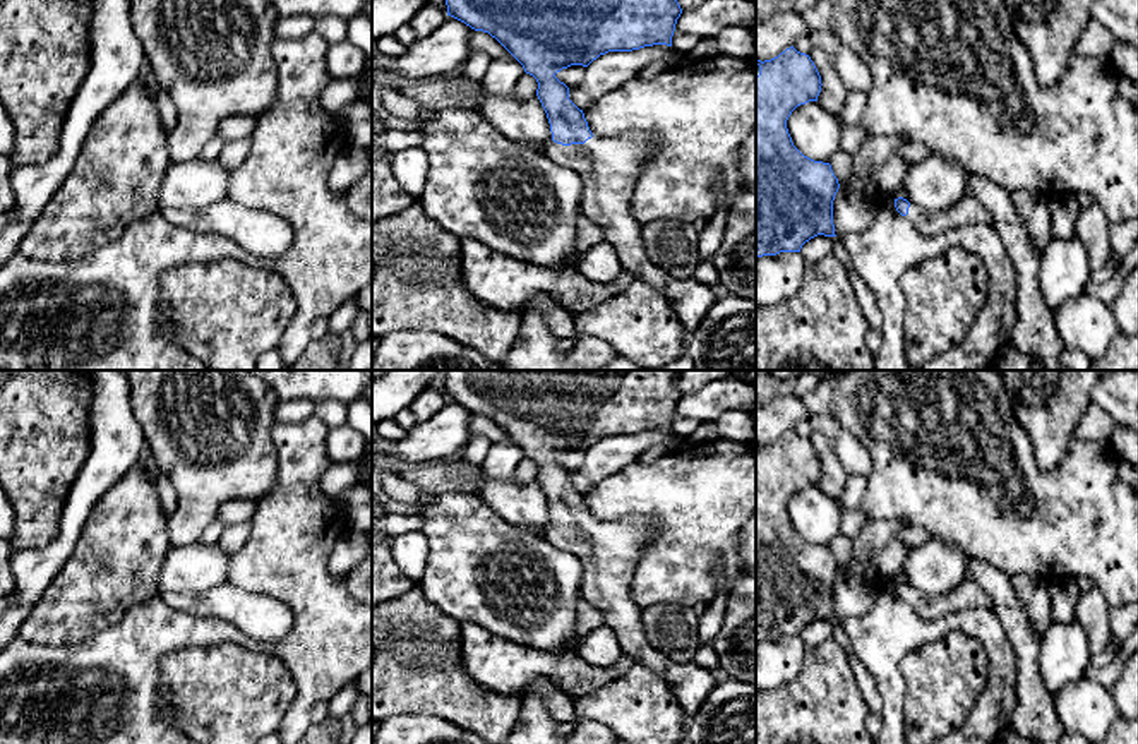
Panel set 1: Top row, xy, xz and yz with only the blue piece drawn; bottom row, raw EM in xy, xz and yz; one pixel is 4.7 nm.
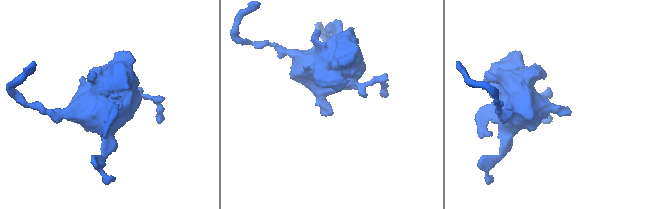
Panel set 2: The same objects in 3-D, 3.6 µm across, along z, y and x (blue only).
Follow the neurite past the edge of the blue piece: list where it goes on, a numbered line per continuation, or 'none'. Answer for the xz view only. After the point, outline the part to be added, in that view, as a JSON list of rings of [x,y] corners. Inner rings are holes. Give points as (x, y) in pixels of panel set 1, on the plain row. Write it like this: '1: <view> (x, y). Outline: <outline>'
1: xz (610, 551). Outline: [[[631,516],[619,521],[591,521],[584,528],[554,526],[545,538],[583,562],[581,598],[595,605],[620,645],[620,653],[658,674],[684,713],[692,717],[722,674],[698,663],[680,663],[656,651],[641,626],[643,609],[631,598],[631,583],[644,547],[655,538],[658,521]]]

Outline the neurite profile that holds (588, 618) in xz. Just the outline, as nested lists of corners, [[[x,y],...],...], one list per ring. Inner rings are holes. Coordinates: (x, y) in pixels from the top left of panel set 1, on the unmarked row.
[[[581,598],[576,603],[576,627],[574,627],[574,636],[571,639],[567,639],[555,651],[576,653],[578,646],[579,646],[579,641],[586,634],[590,634],[591,631],[595,631],[600,626],[603,626],[603,615],[602,615],[602,612],[595,605],[591,605],[590,602],[586,602],[584,598]]]

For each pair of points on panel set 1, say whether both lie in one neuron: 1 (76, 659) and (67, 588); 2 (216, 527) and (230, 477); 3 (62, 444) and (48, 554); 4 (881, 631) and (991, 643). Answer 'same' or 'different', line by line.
1: different
2: different
3: different
4: same

